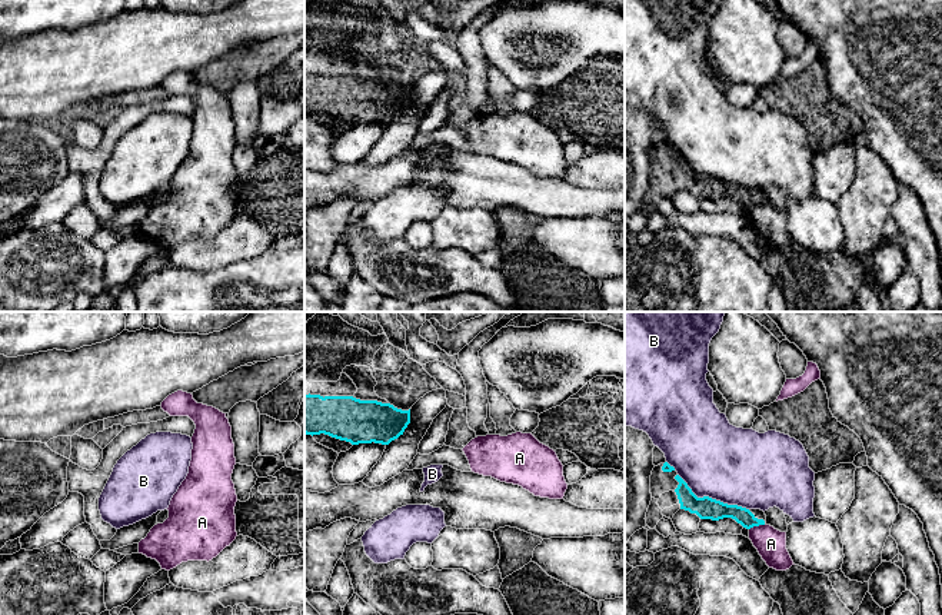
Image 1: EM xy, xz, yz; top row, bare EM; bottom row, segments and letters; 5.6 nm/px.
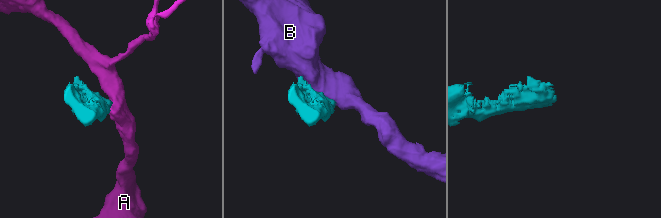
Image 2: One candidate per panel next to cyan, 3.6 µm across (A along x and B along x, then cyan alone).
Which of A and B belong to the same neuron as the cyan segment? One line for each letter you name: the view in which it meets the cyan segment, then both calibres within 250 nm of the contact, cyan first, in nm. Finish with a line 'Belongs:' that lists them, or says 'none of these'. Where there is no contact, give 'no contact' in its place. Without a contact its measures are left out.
Belongs: none of these

